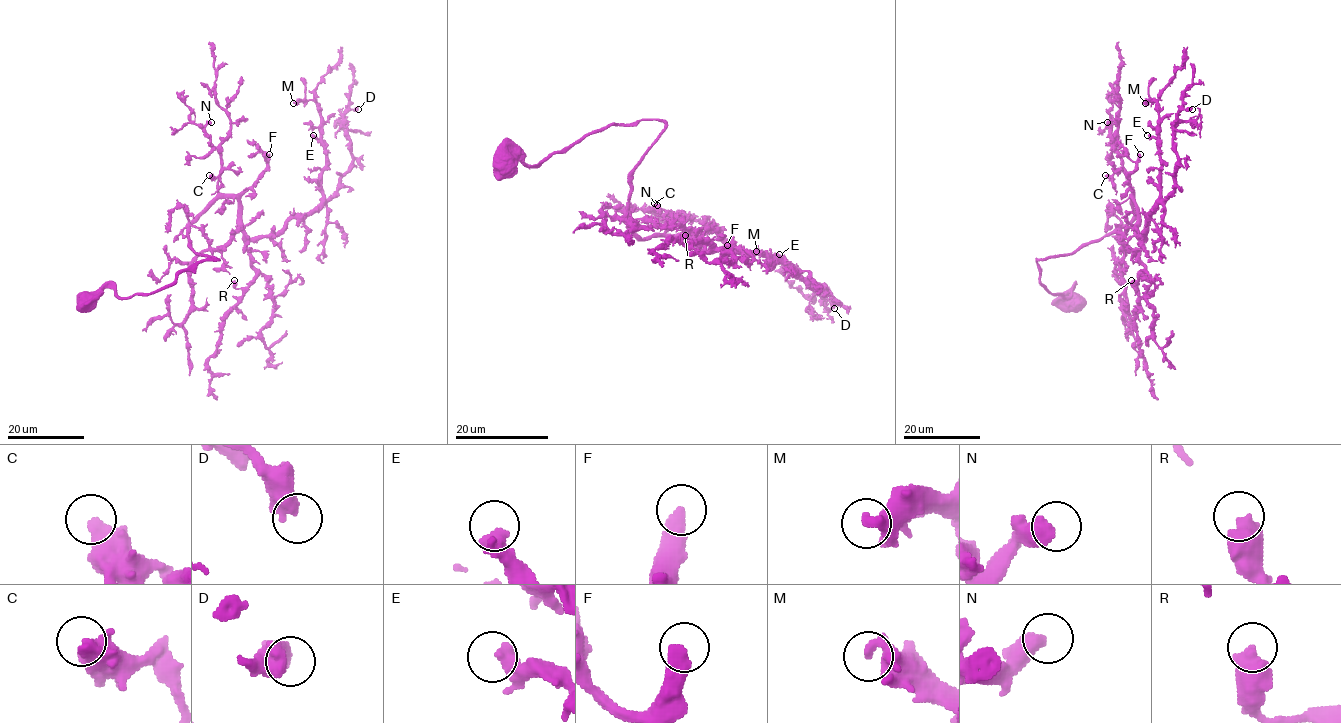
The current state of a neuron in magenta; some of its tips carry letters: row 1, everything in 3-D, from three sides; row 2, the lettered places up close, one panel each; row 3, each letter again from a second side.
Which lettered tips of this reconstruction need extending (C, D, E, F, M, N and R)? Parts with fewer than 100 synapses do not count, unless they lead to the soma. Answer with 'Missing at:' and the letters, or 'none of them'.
Missing at: F

